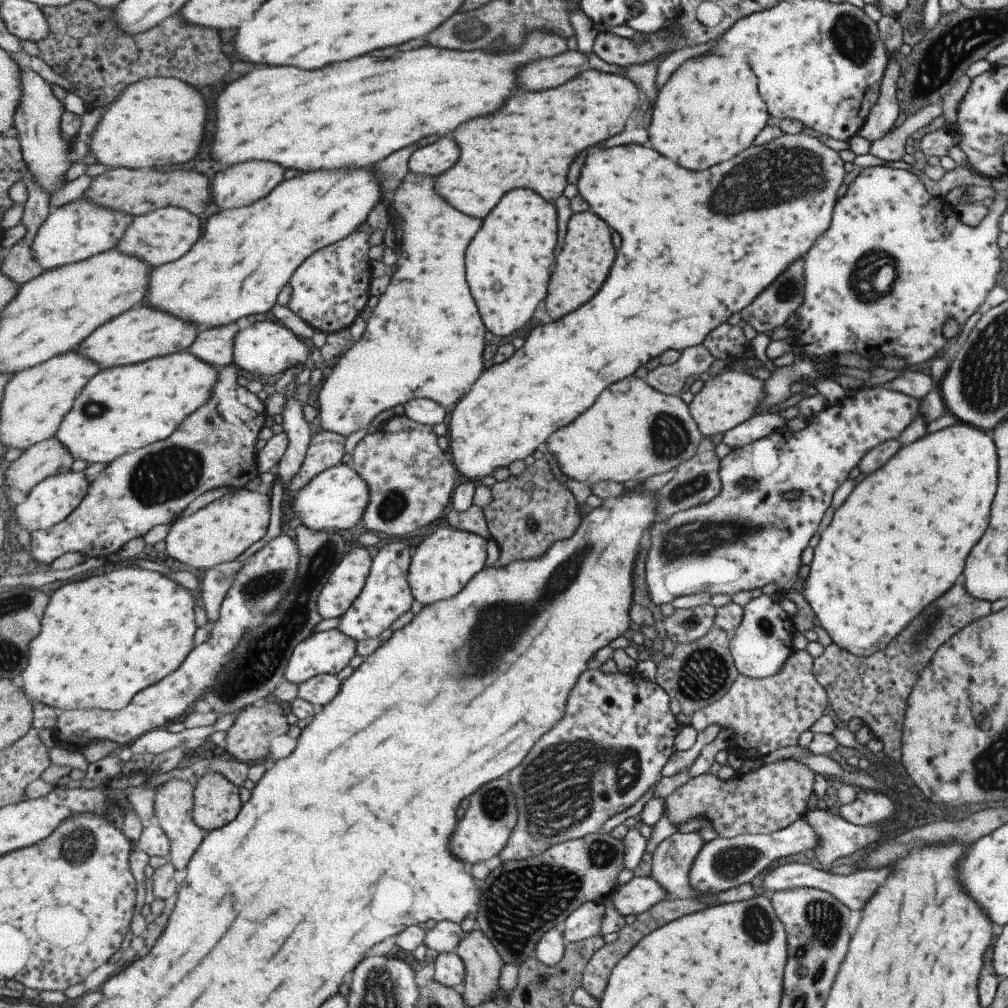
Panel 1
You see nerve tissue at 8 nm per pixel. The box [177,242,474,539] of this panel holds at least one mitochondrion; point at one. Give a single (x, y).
(394, 504)

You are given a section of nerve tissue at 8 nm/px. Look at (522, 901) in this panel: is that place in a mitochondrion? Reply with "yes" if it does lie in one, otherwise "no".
yes

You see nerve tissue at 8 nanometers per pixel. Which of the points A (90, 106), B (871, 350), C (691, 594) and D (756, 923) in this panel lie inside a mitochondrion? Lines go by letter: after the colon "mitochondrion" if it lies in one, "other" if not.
A: other
B: other
C: other
D: mitochondrion

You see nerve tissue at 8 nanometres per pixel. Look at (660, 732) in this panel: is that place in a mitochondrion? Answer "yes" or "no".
no

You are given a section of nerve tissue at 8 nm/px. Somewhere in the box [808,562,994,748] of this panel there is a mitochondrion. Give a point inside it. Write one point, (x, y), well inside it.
(920, 634)

